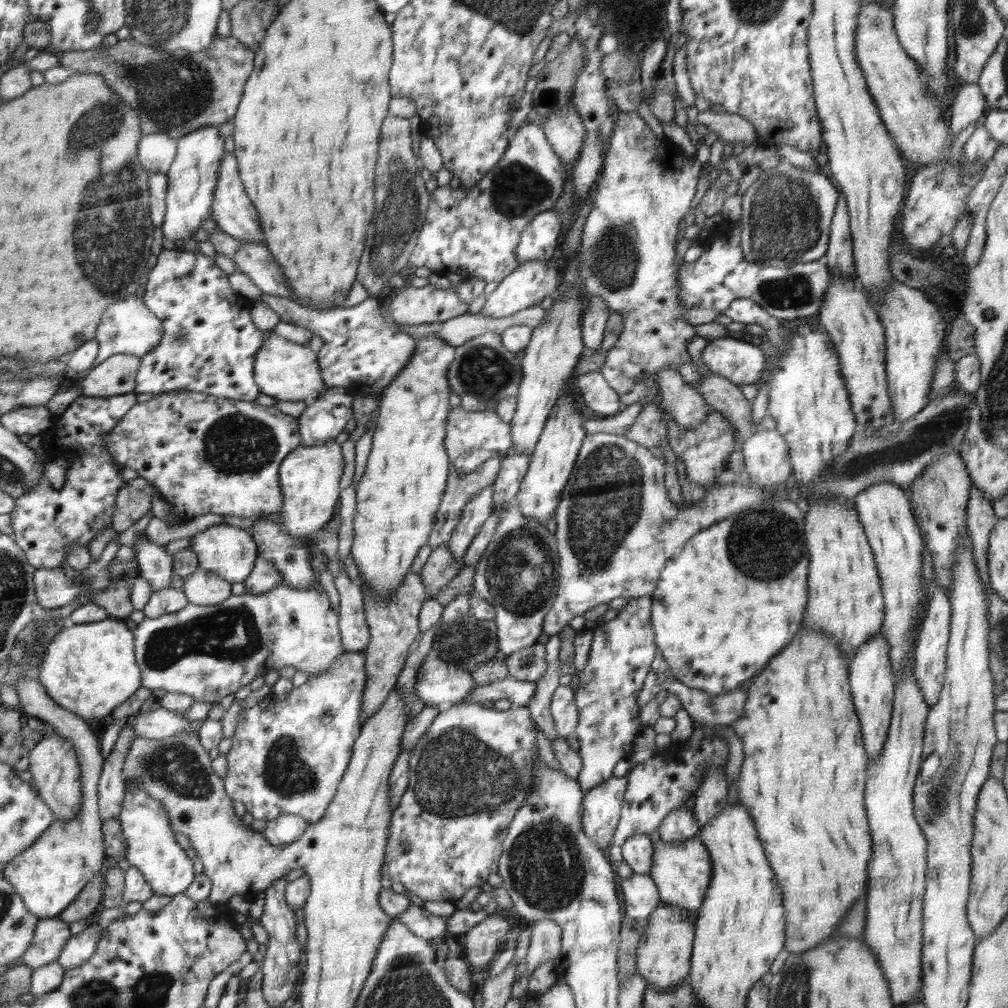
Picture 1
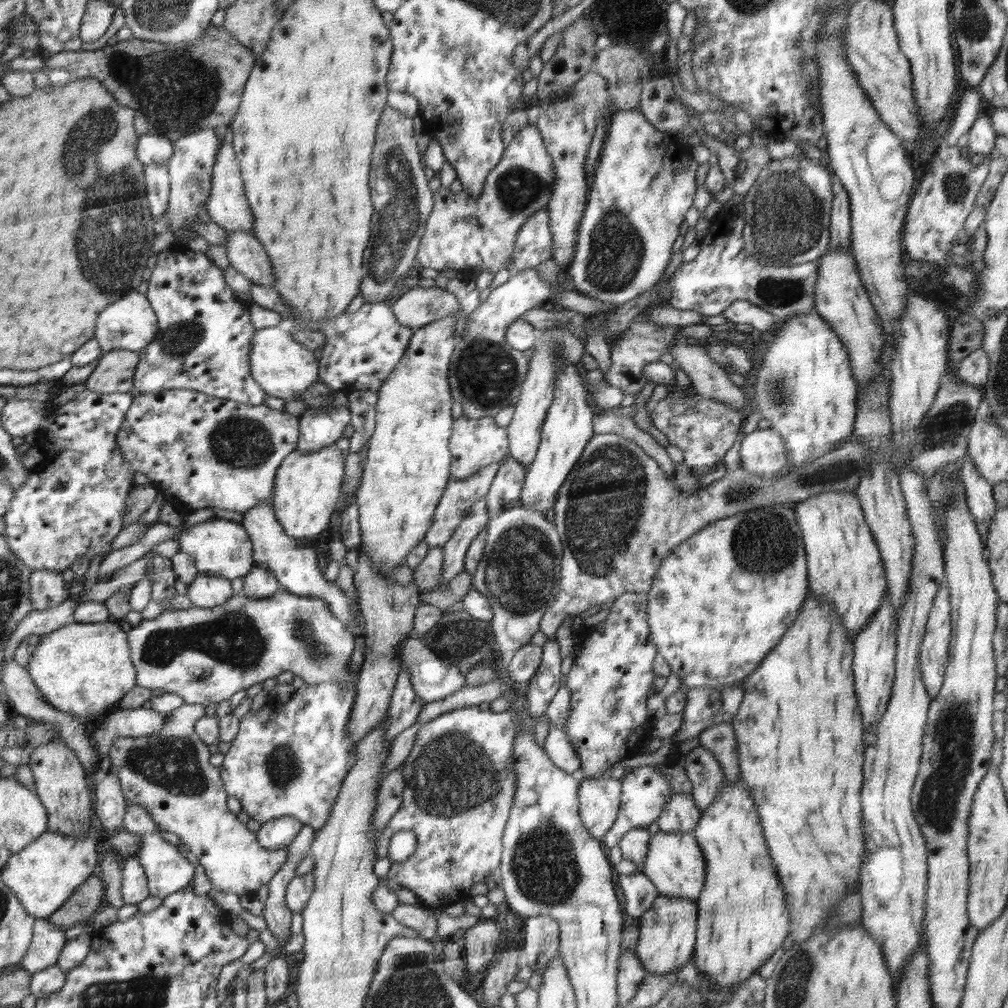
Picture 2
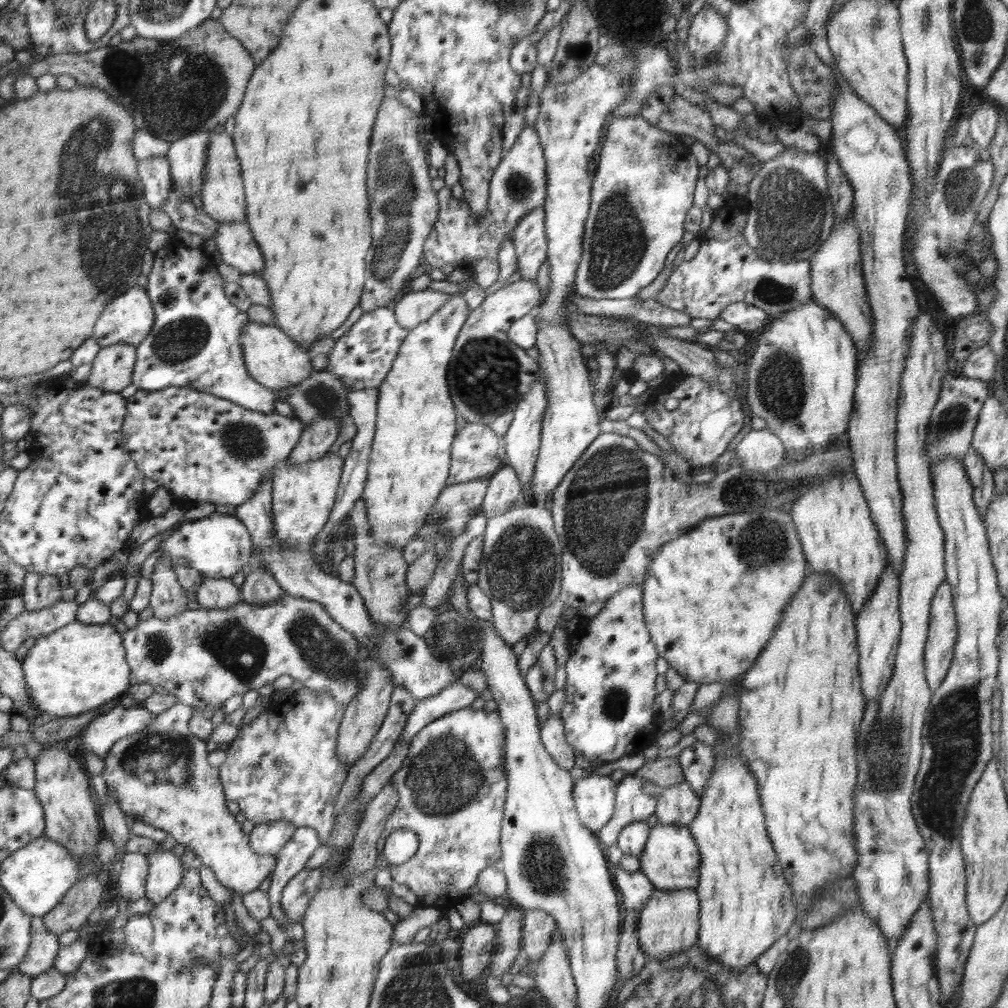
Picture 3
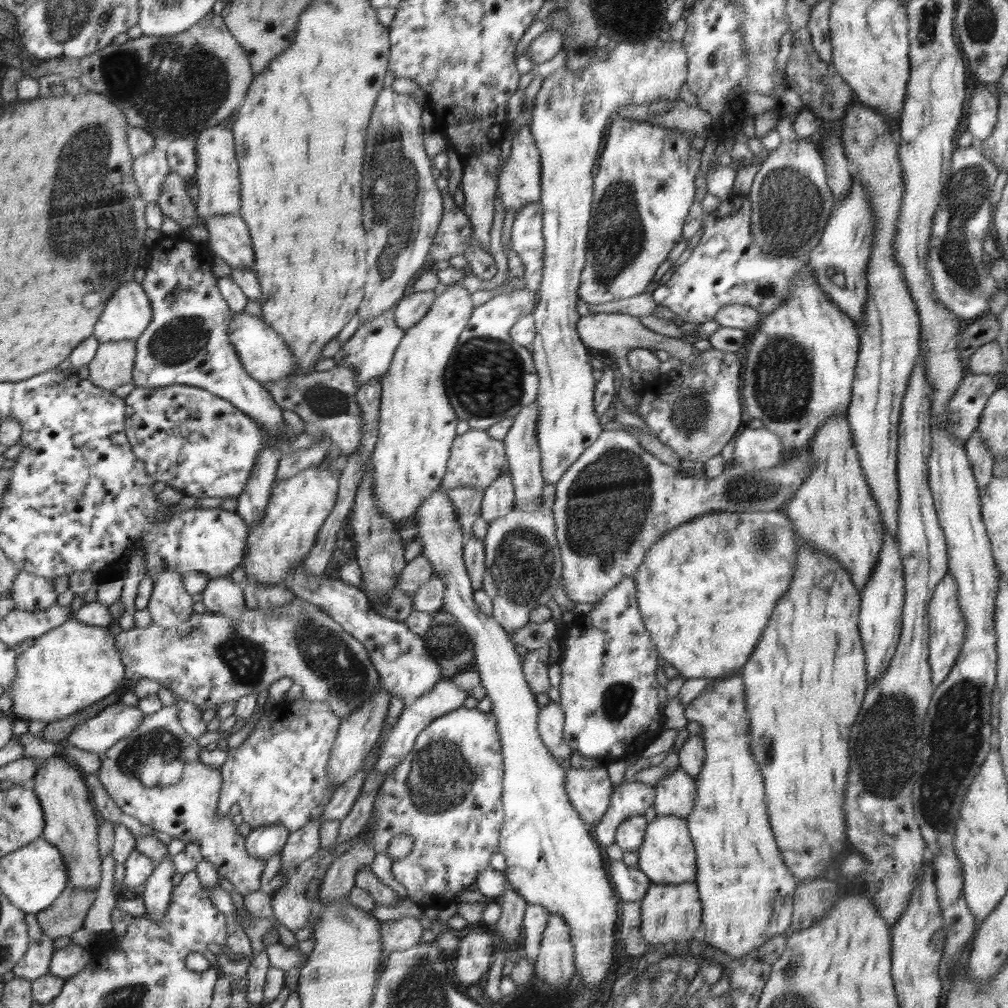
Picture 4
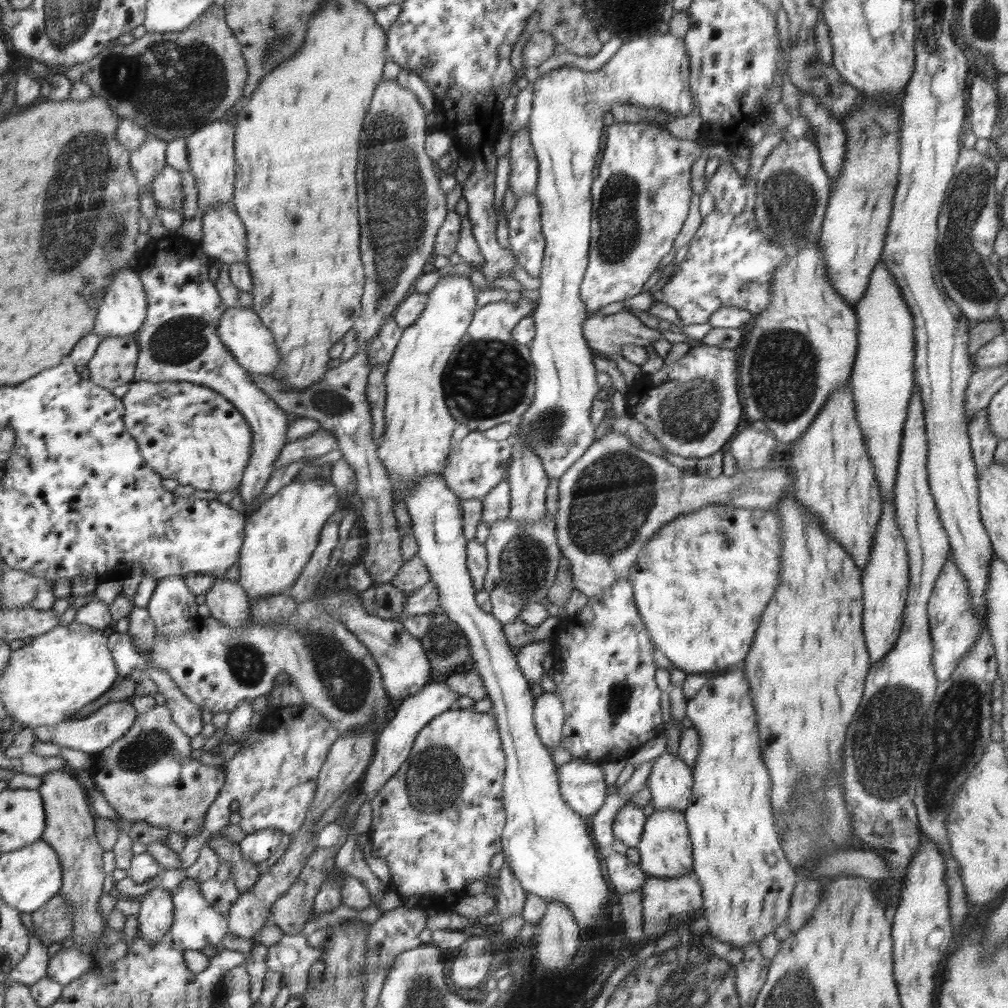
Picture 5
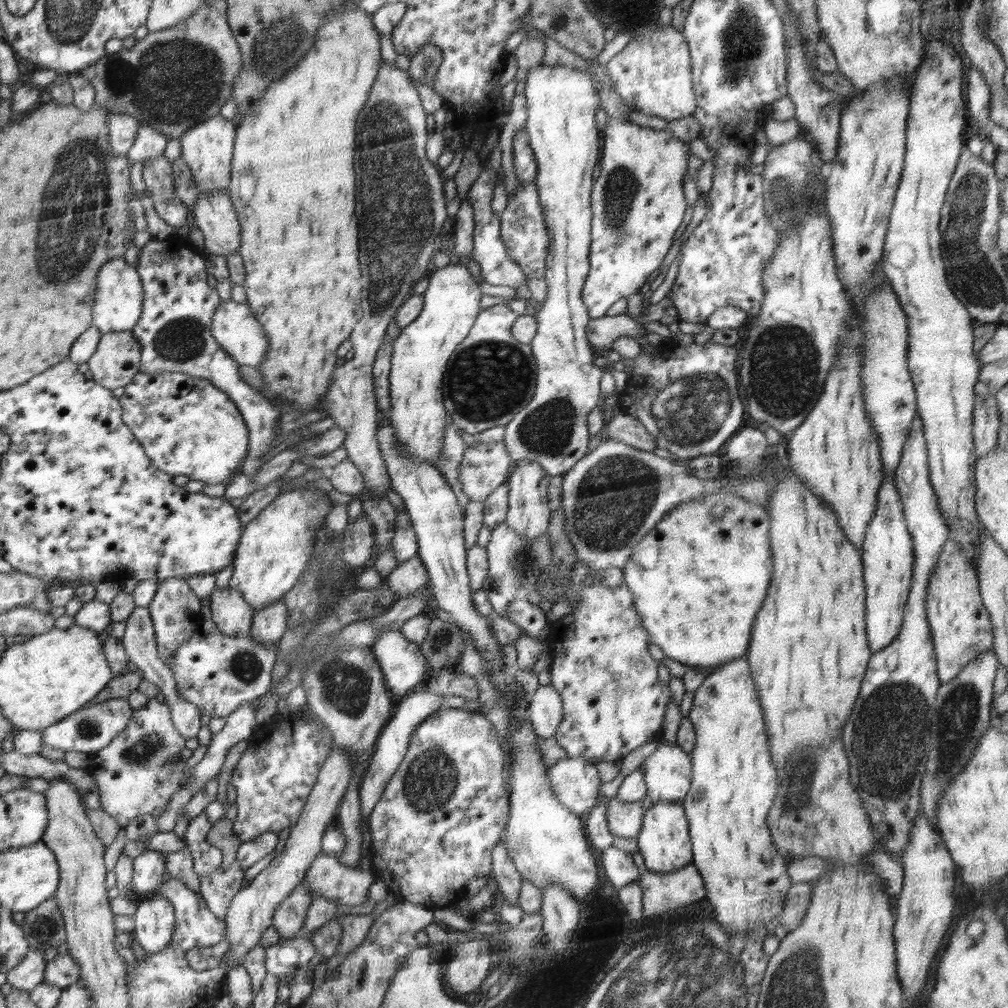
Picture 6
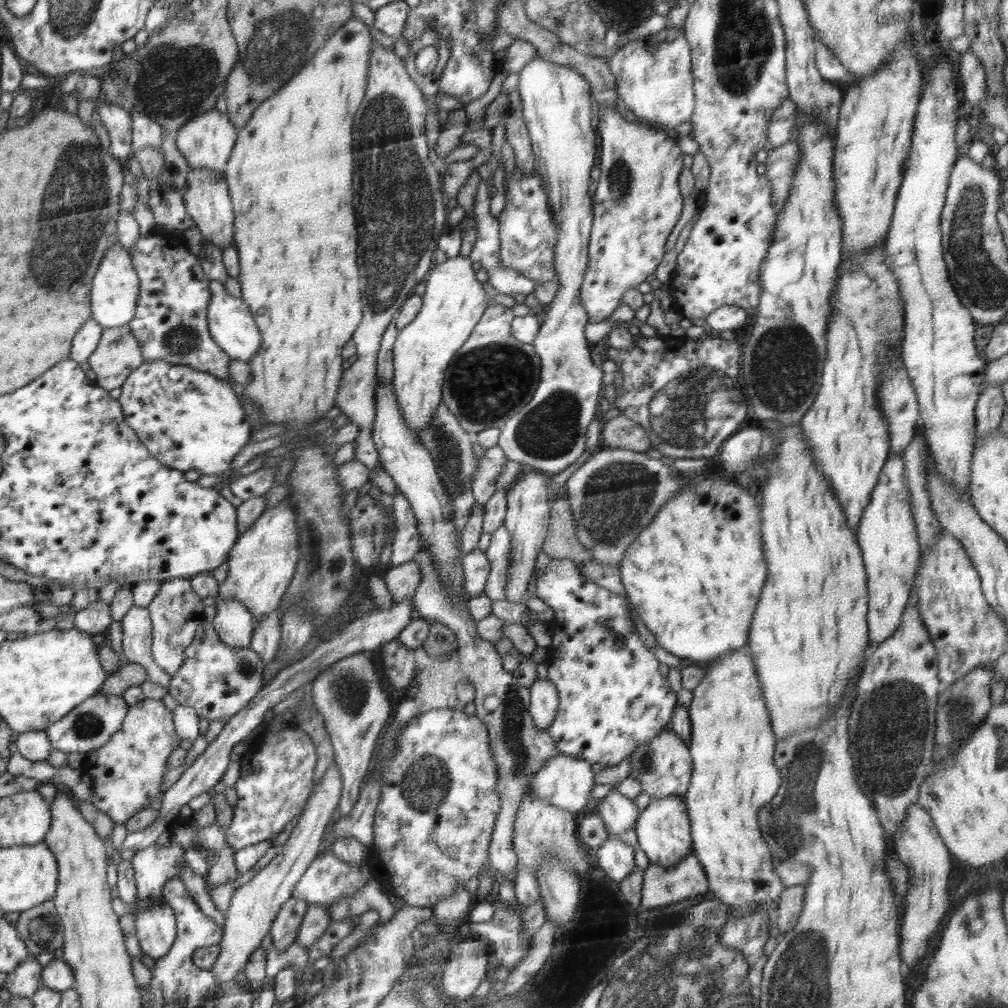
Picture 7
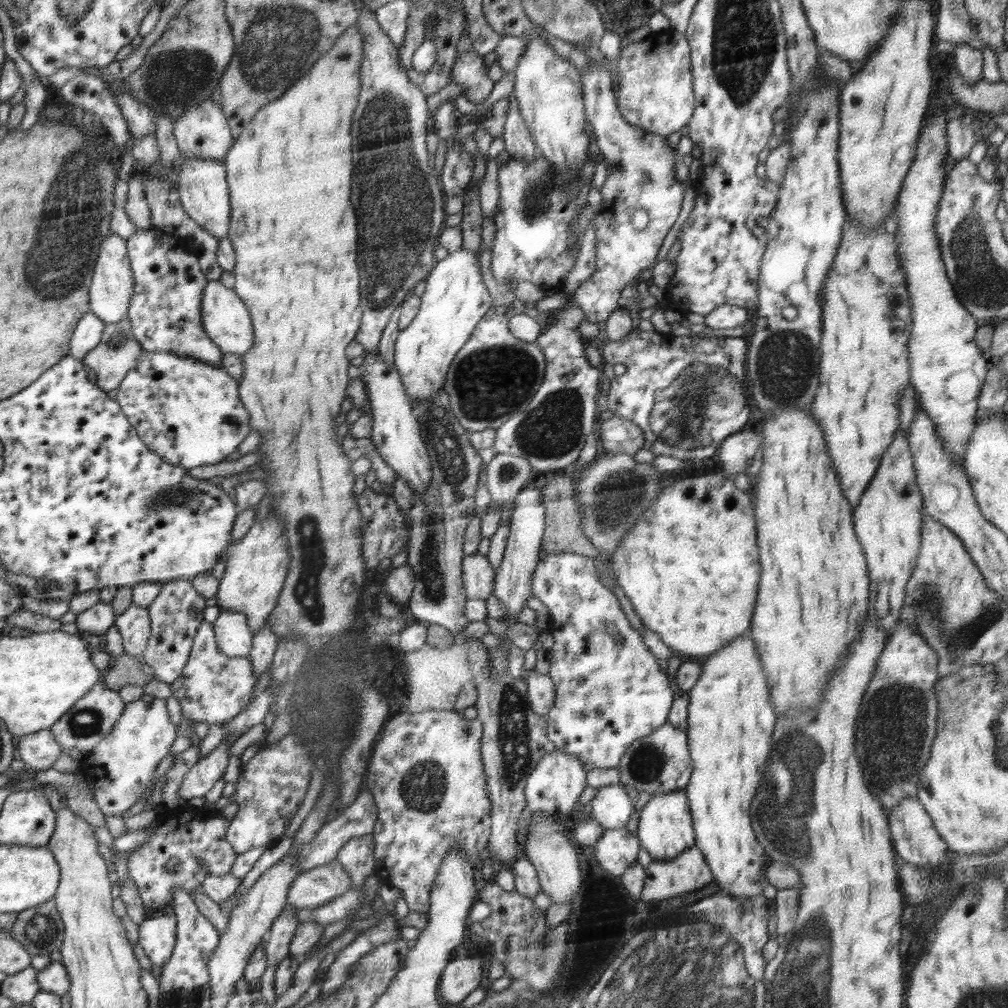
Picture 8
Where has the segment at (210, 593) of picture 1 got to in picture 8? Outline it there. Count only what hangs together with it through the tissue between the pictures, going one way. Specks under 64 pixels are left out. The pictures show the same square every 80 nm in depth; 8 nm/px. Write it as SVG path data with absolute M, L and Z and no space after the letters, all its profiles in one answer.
M221 610L213 623L218 648L230 658L246 658L252 650L253 634L246 624L246 616Z

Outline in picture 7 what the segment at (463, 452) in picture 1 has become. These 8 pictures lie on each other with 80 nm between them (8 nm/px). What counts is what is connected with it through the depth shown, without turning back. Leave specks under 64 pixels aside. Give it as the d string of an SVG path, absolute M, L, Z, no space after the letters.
M497 444L485 448L484 456L479 456L475 473L471 478L471 491L479 505L486 504L495 491L496 479L504 470L507 458Z

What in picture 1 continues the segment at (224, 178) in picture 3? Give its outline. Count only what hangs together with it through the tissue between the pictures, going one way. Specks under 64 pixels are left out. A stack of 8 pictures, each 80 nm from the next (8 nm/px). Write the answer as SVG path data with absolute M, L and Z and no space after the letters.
M226 152L222 159L220 179L217 183L217 191L213 198L213 220L218 224L222 232L229 234L238 241L253 241L264 244L265 233L261 227L261 219L257 213L257 207L250 200L245 191L242 180L239 178L237 158L233 153Z

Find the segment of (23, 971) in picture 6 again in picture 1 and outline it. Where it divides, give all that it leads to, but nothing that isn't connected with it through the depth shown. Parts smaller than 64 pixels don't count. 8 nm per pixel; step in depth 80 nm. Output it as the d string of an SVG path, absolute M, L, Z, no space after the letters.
M60 917L39 919L34 938L22 955L24 964L35 969L56 961L71 935L68 923Z

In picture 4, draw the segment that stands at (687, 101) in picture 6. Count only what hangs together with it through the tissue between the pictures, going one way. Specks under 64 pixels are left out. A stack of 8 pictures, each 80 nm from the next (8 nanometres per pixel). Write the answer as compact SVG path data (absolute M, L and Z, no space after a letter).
M650 36L649 38L634 42L634 44L616 44L613 51L609 53L609 57L606 60L594 60L584 70L568 70L567 67L563 67L555 70L548 75L541 84L540 90L538 91L537 97L535 98L534 110L532 110L532 124L529 125L530 132L532 132L532 138L538 148L540 154L540 188L541 204L543 210L543 225L542 232L545 243L545 254L544 254L544 266L543 275L541 276L541 283L539 284L538 301L536 308L531 312L535 320L535 337L530 346L531 355L533 356L533 363L538 373L538 391L536 402L538 403L538 420L537 420L537 439L538 446L541 452L541 475L545 479L547 484L556 484L561 476L578 460L578 457L588 448L597 438L598 435L603 431L603 427L600 424L599 416L595 411L595 404L593 401L594 391L596 388L597 381L592 377L592 371L594 368L590 365L589 360L594 353L585 345L577 333L576 327L577 322L581 315L576 311L576 301L579 299L578 287L580 284L580 277L582 269L586 262L586 242L588 242L588 231L589 231L589 220L591 217L591 204L593 201L593 177L592 168L595 167L599 160L600 144L602 144L602 136L604 136L604 128L608 124L608 119L615 117L616 112L622 108L622 106L628 105L642 105L648 101L654 102L660 99L679 99L678 90L687 81L687 66L689 65L689 58L687 57L685 46L679 41L661 41L656 36Z

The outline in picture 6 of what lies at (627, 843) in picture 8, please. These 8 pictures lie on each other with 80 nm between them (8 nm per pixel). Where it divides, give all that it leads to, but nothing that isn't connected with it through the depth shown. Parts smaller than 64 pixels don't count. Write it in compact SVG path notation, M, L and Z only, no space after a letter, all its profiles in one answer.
M614 845L603 850L602 866L614 888L624 888L631 882L639 881L641 870L635 866L630 852Z

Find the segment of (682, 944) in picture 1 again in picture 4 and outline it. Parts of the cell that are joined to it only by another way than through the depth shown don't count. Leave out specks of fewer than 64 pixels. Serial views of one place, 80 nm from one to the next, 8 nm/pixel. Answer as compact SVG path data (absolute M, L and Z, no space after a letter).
M652 882L641 903L642 940L650 949L666 942L686 944L691 942L694 932L701 924L701 902L695 882L684 884L656 884Z

